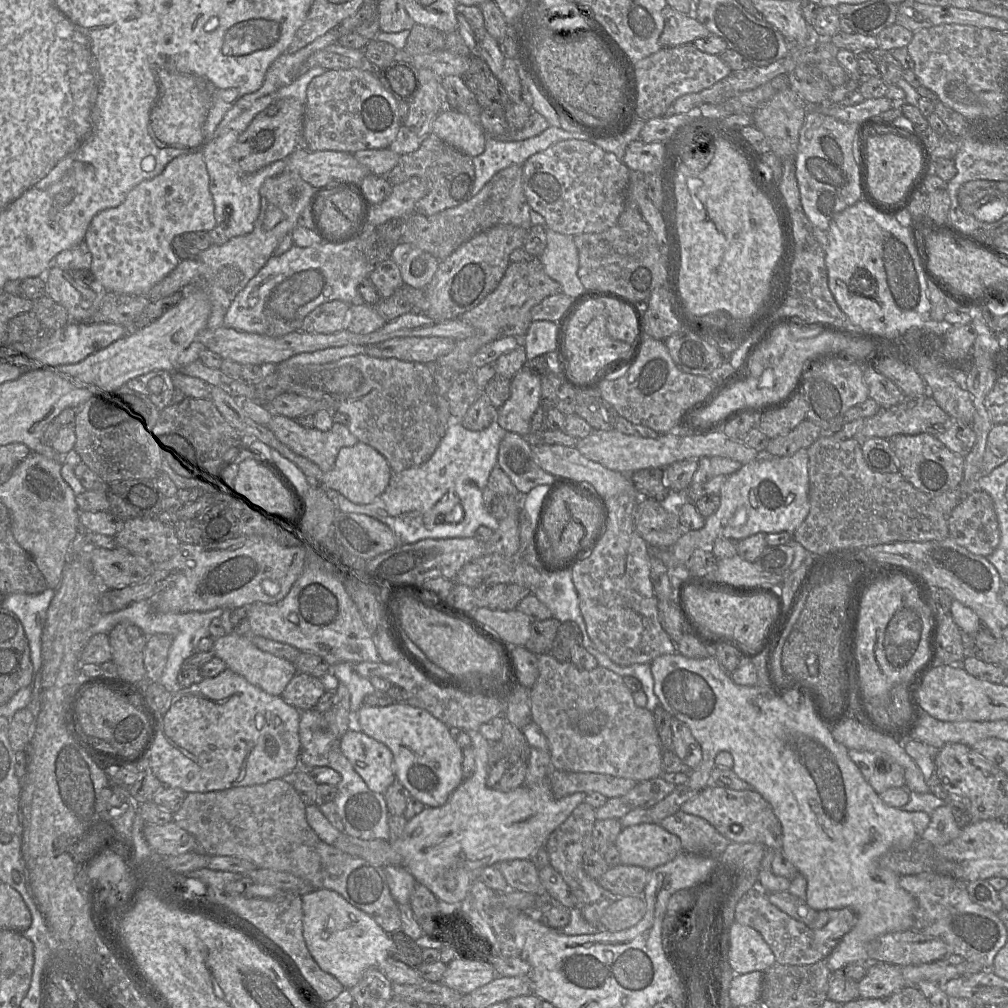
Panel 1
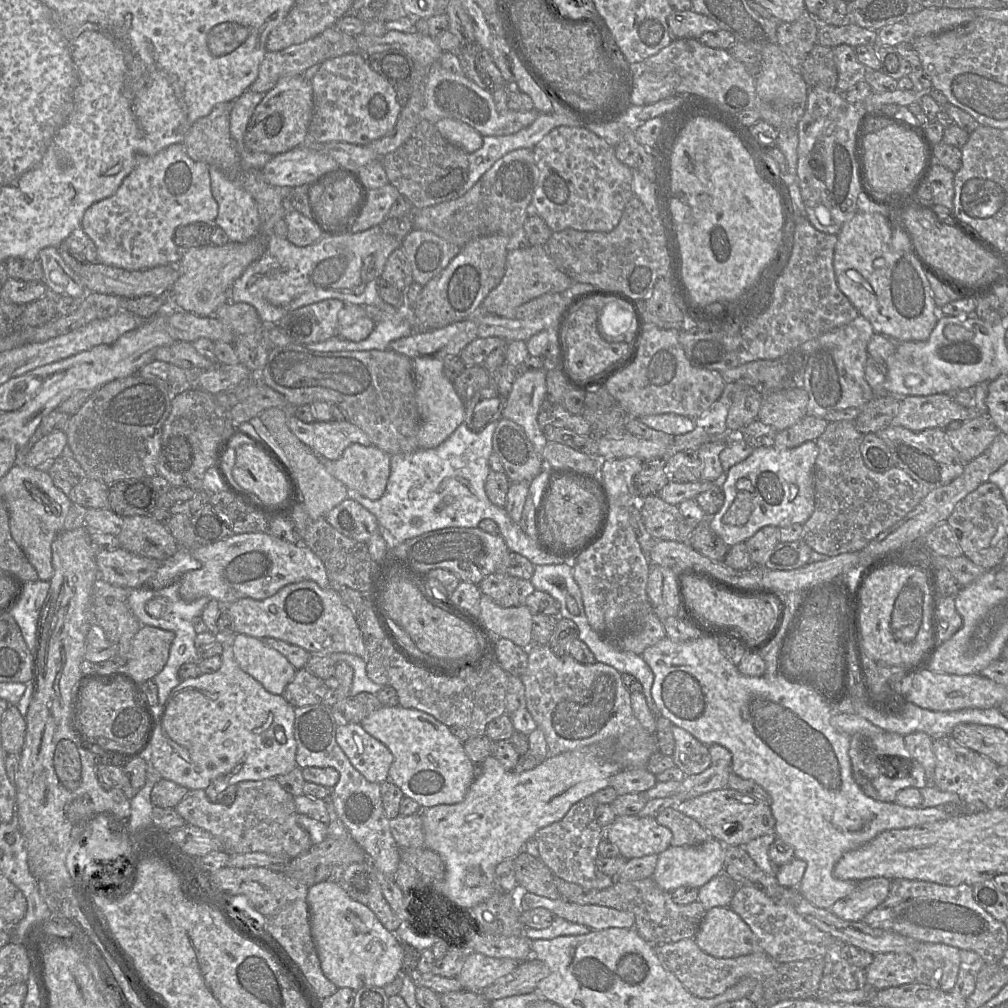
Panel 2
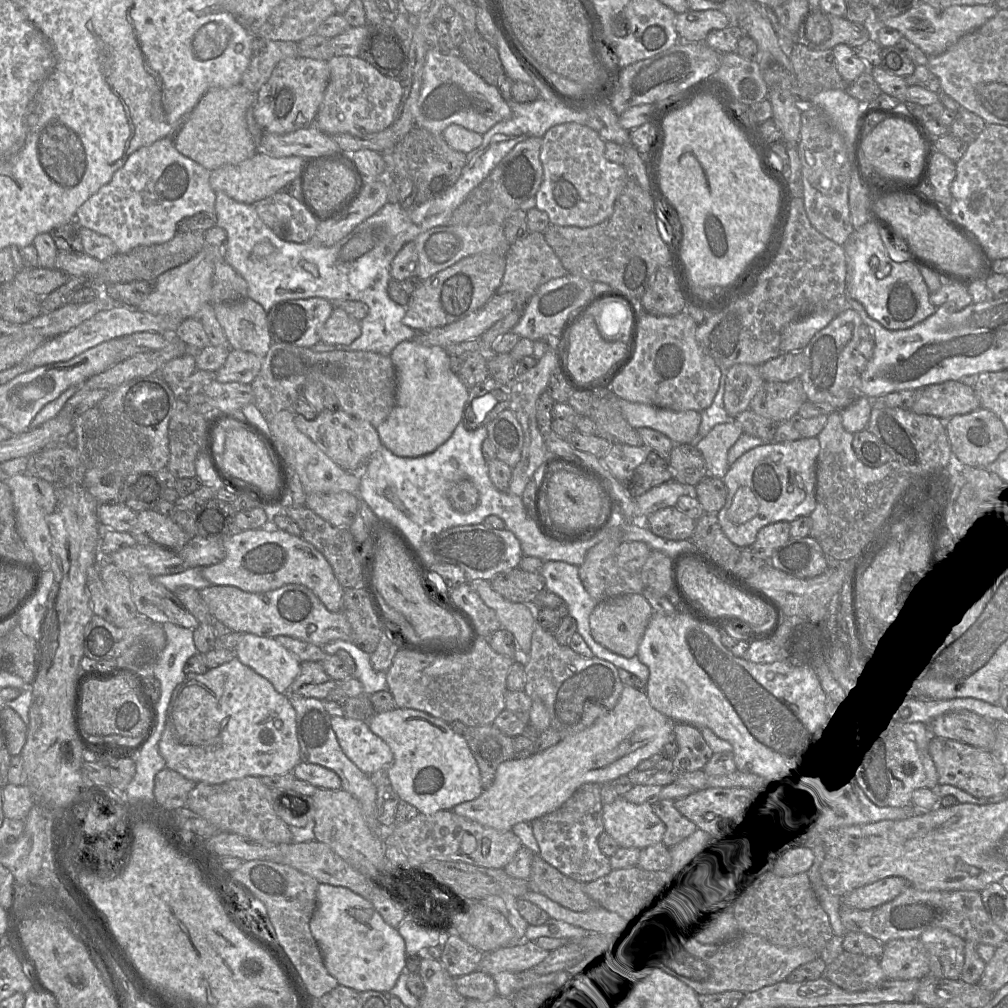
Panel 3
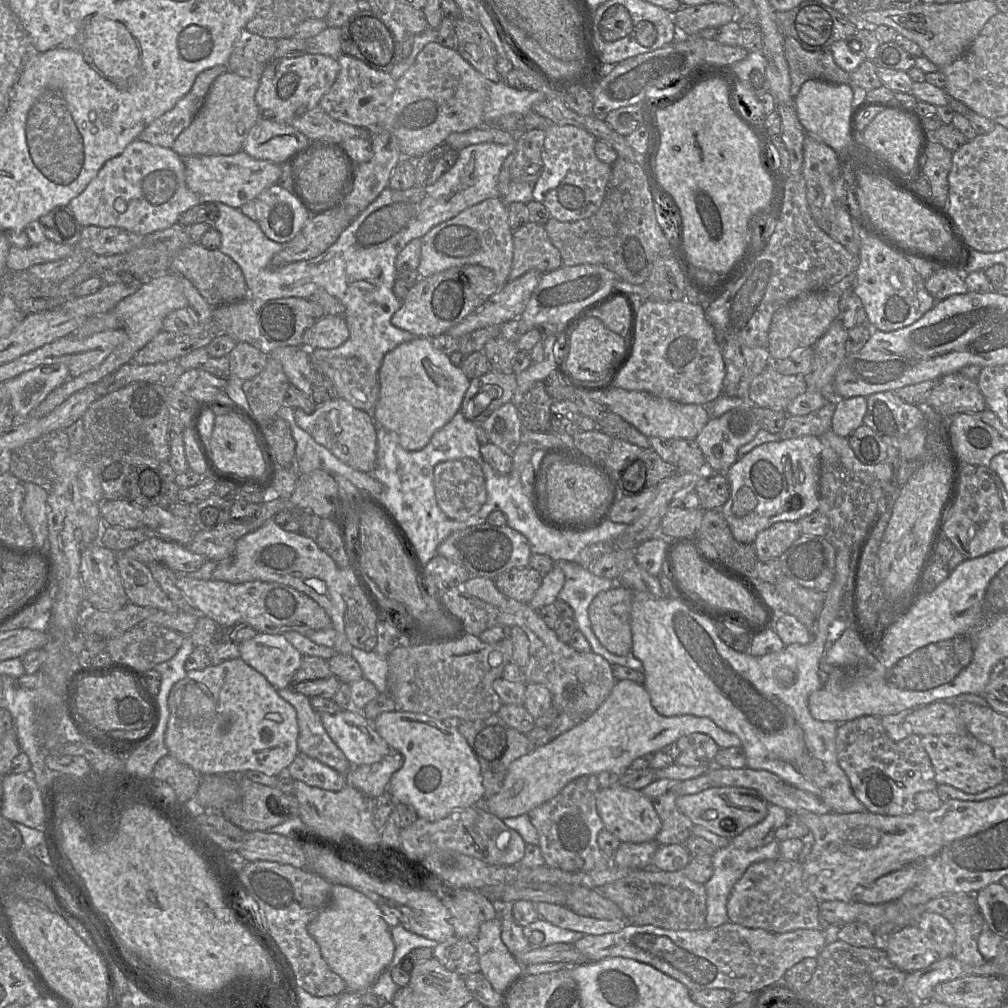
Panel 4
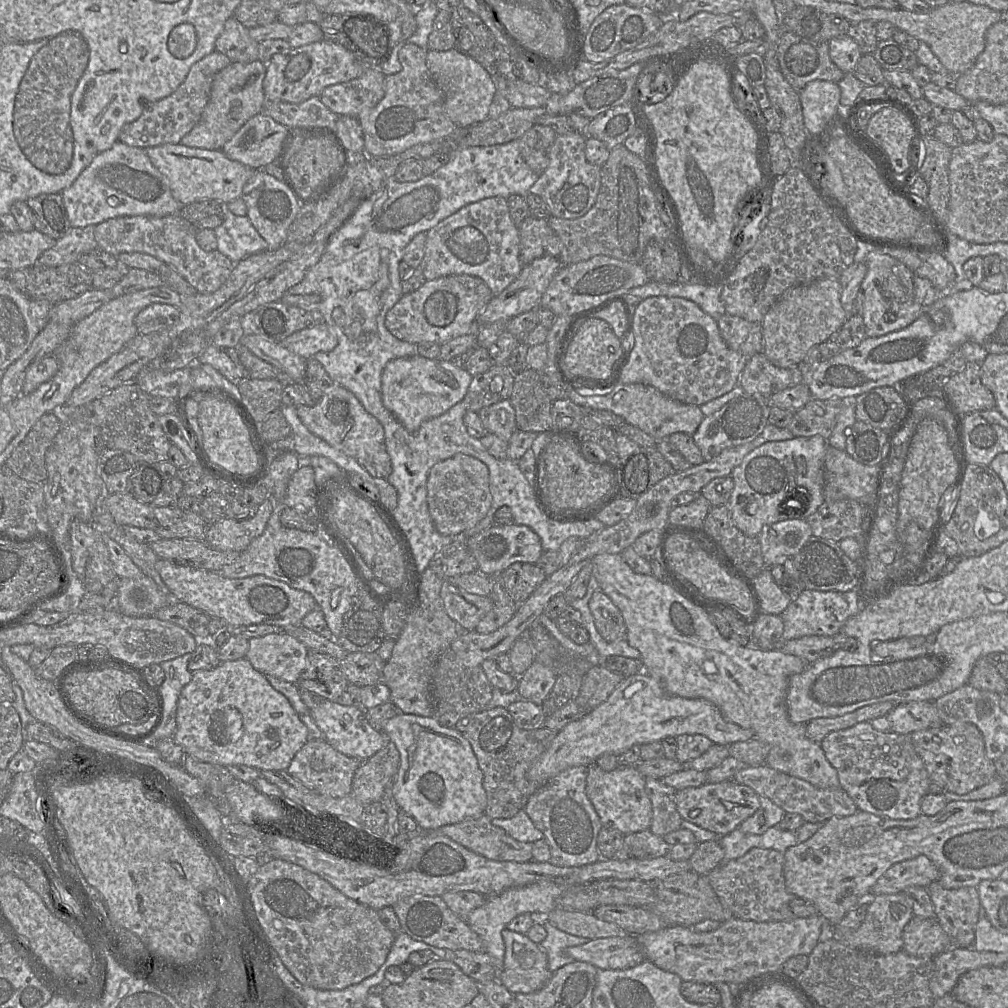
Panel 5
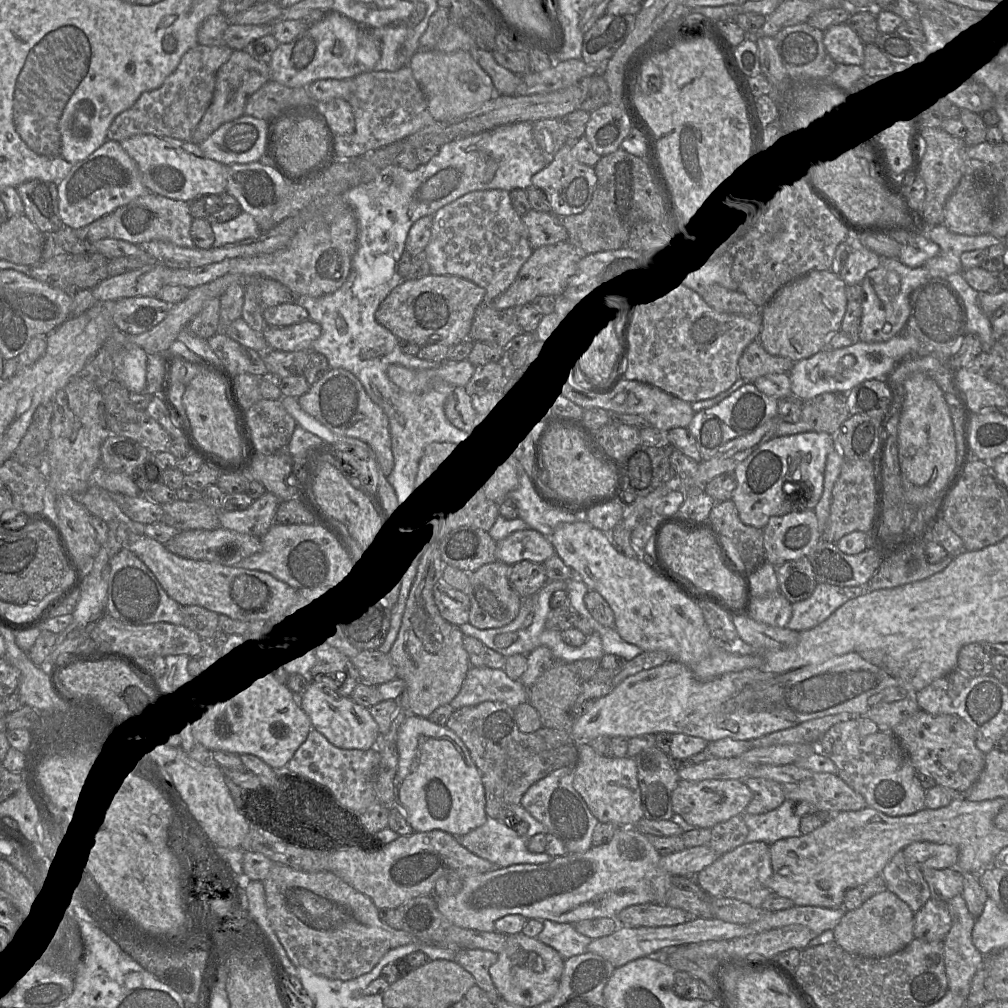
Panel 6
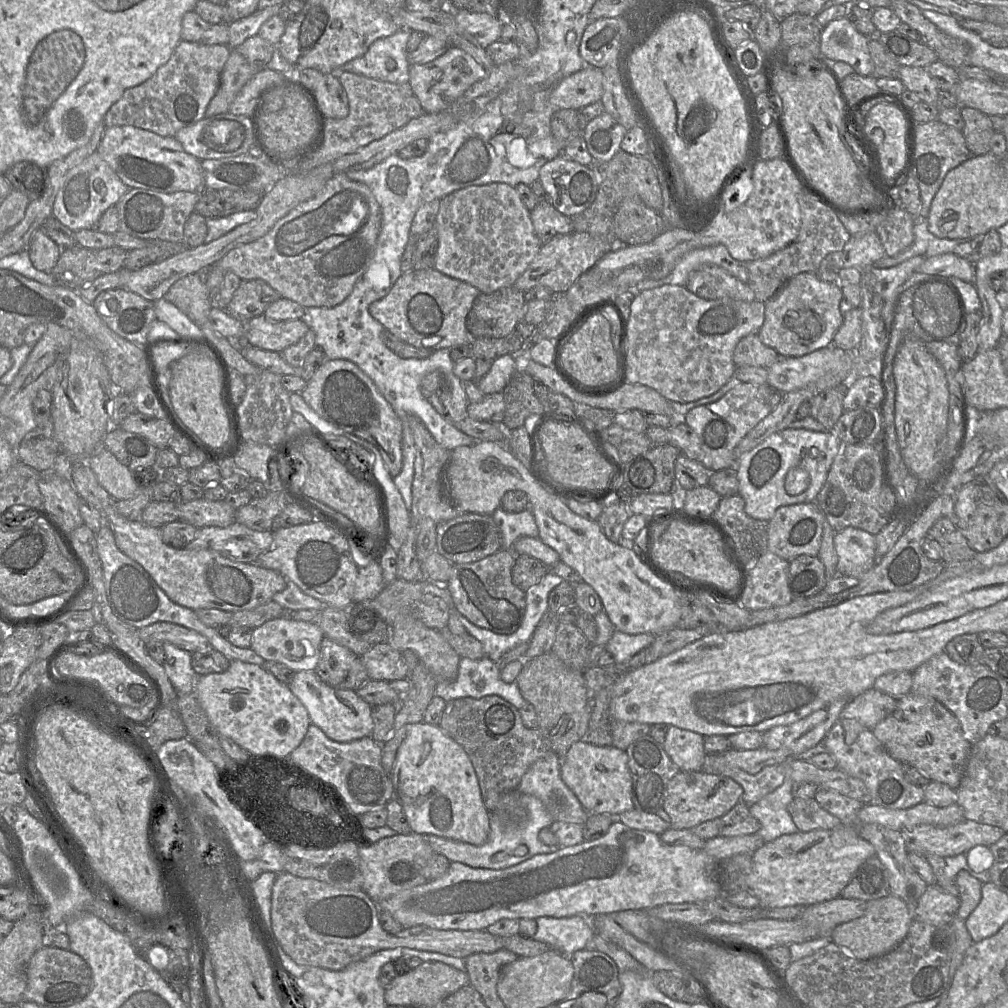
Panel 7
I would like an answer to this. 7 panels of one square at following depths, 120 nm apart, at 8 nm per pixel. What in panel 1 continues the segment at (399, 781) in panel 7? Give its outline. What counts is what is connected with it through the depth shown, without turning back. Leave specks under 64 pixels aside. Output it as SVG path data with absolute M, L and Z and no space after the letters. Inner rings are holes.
M396 702L388 706L362 705L357 715L361 730L392 751L396 779L426 807L444 805L463 782L463 749L451 736L449 727L427 710Z

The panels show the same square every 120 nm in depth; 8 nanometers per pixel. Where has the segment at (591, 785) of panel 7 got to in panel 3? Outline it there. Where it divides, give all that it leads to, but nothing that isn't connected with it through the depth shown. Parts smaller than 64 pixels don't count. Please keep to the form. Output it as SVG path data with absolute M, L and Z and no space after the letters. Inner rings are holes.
M621 796L602 806L602 820L604 832L622 848L641 850L661 843L666 831L652 805L633 804Z

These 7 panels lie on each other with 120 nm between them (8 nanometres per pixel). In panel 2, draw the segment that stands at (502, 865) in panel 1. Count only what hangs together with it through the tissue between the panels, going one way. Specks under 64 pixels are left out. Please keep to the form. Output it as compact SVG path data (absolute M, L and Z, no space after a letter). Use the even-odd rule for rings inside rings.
M523 850L515 858L513 858L513 864L517 883L527 892L550 899L561 898L554 884L553 872L540 858L536 858Z

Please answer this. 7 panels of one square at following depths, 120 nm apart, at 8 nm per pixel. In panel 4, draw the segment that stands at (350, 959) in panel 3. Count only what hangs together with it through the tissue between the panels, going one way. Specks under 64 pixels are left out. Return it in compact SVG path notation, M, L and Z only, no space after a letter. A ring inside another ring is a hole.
M332 884L330 901L325 908L308 924L308 933L316 941L329 968L339 975L347 985L347 991L369 992L372 984L391 963L395 946L391 937L391 928L381 917L376 903L353 888Z

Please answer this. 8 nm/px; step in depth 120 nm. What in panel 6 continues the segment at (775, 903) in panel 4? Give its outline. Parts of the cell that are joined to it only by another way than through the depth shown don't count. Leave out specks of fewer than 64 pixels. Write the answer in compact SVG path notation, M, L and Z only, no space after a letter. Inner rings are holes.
M751 842L738 846L720 856L694 878L698 885L710 896L733 898L759 908L772 893L770 889L771 876L772 866L769 845L763 842Z

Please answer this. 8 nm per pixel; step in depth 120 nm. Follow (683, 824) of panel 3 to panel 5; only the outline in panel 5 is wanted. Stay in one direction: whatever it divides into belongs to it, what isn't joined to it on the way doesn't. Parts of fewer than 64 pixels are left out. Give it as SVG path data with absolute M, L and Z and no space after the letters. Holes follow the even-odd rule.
M645 778L645 790L653 809L650 832L663 837L679 830L683 819L676 808L676 790L661 779L653 778Z

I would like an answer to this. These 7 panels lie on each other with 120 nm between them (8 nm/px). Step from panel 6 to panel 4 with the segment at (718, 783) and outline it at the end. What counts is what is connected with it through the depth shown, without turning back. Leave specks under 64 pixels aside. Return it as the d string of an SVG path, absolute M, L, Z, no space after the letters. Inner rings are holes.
M710 787L696 794L677 795L676 806L694 825L729 840L741 834L747 828L762 822L768 814L768 803L754 789L744 787ZM707 810L715 810L716 818L706 820Z

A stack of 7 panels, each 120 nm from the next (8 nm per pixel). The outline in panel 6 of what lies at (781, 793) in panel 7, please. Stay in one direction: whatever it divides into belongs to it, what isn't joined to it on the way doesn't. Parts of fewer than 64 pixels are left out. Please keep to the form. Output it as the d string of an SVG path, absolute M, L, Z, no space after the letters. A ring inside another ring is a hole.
M785 799L778 808L767 813L744 813L749 830L745 843L763 842L770 846L781 839L801 836L800 817L793 813L793 804Z

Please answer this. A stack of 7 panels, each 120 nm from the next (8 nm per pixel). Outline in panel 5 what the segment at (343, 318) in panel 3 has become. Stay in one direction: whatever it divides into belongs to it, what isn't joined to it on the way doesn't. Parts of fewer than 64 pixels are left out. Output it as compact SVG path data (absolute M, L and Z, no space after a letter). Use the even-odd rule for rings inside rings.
M318 320L313 326L296 331L278 343L307 360L318 352L332 351L338 339L324 322Z

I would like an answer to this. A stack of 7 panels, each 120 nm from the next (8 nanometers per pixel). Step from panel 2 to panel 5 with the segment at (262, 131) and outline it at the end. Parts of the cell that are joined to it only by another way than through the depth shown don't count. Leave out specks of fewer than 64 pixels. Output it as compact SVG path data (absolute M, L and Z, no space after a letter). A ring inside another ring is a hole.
M325 39L299 48L291 48L273 55L267 63L263 81L265 99L301 103L310 97L320 96L328 86L358 78L365 69L366 66L350 50Z

